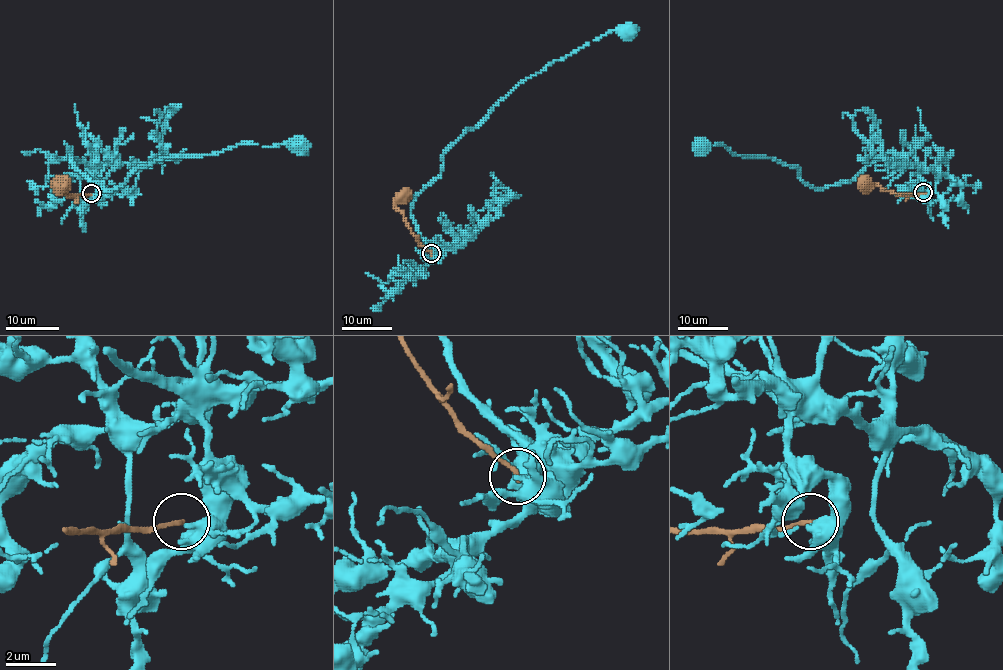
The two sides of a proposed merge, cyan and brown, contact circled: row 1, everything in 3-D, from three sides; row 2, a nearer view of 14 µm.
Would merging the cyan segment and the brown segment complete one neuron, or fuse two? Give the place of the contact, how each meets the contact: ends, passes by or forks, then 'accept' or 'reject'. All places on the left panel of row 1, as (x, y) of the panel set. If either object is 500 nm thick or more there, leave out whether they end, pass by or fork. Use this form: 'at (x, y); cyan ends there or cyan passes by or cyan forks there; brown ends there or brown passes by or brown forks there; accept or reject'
at (91, 193); cyan ends there; brown ends there; reject

